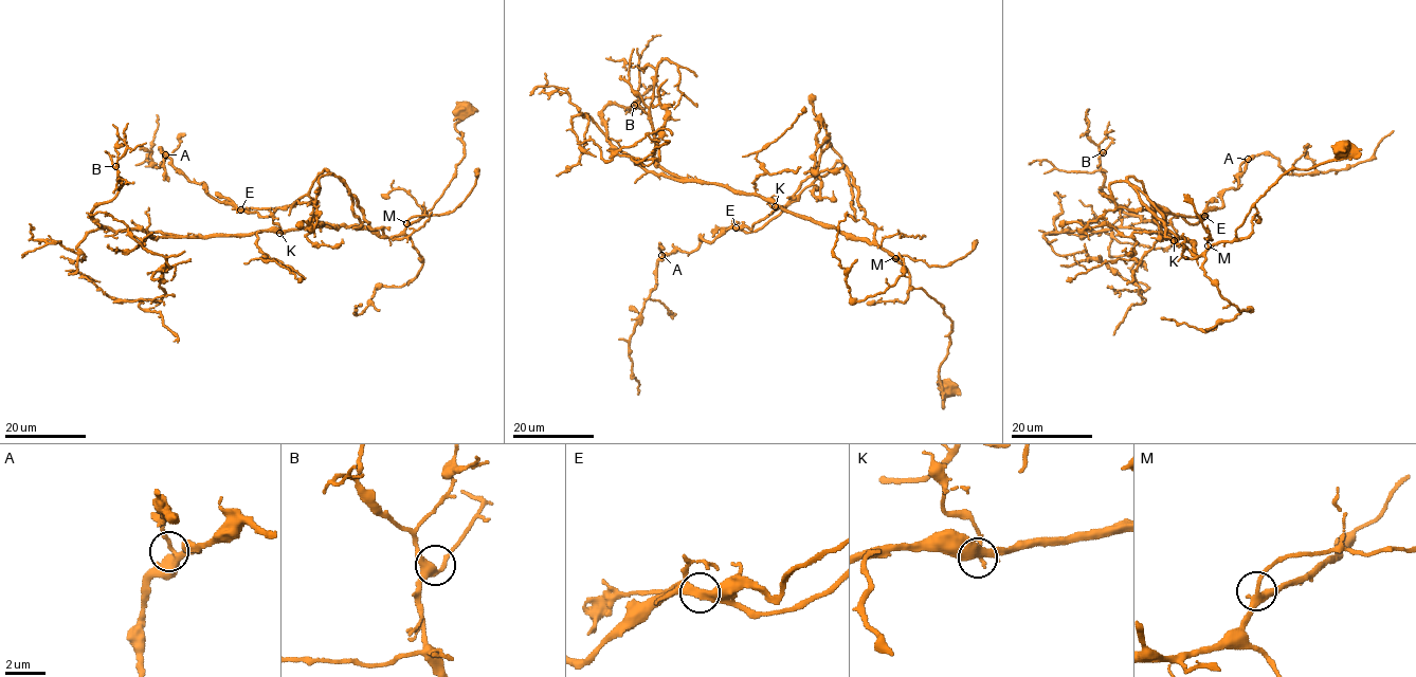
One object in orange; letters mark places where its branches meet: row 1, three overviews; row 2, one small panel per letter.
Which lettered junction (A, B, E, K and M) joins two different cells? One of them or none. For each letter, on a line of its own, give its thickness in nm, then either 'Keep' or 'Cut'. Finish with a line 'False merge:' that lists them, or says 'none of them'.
A: Thickness 280 nm. Keep
B: Thickness 300 nm. Keep
E: Thickness 280 nm. Cut
K: Thickness 320 nm. Keep
M: Thickness 280 nm. Keep
False merge: E

